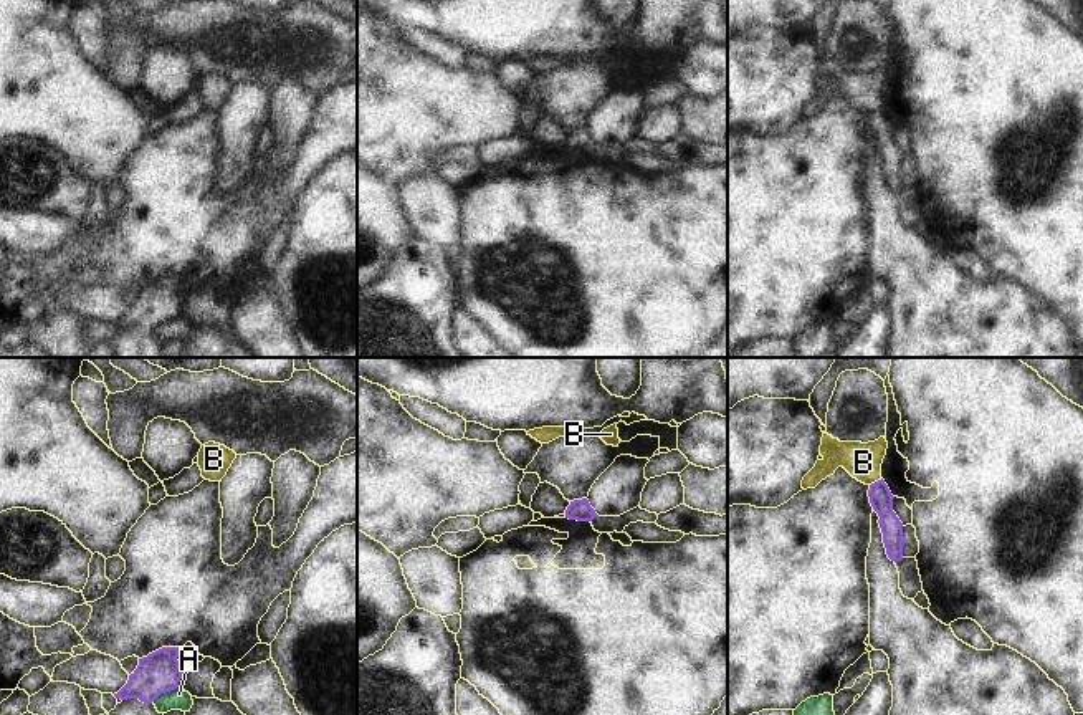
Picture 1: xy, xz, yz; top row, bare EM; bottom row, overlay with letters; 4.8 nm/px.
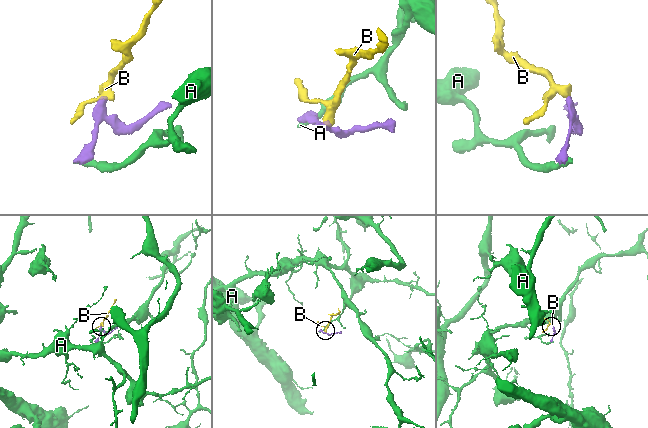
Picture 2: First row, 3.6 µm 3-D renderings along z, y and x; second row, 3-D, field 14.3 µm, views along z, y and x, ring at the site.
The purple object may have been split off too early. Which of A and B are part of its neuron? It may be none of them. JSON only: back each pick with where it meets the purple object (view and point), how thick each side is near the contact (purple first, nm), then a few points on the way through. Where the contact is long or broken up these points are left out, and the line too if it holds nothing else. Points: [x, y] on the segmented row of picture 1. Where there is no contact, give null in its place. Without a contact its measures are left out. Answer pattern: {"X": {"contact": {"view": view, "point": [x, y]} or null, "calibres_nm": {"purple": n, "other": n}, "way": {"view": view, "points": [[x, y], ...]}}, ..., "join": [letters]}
{"join": []}

